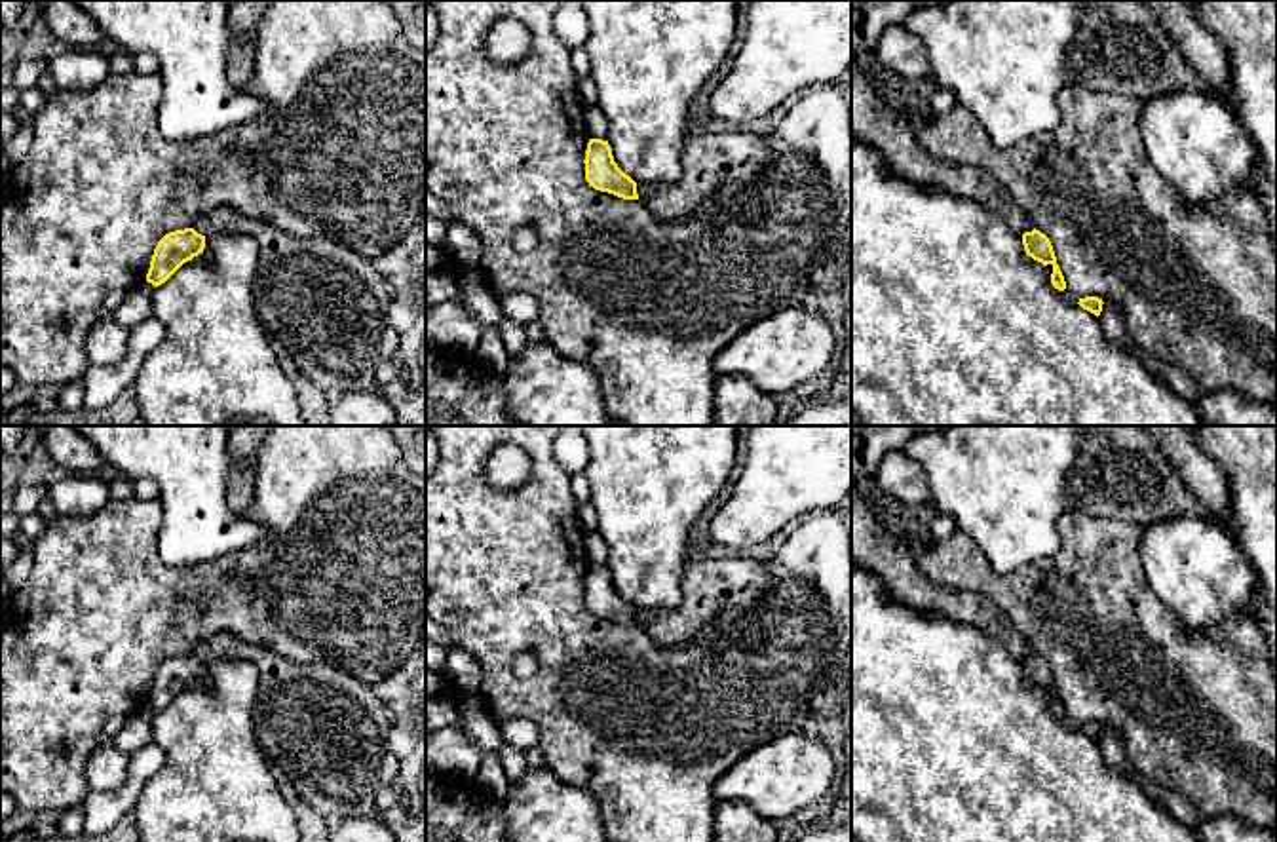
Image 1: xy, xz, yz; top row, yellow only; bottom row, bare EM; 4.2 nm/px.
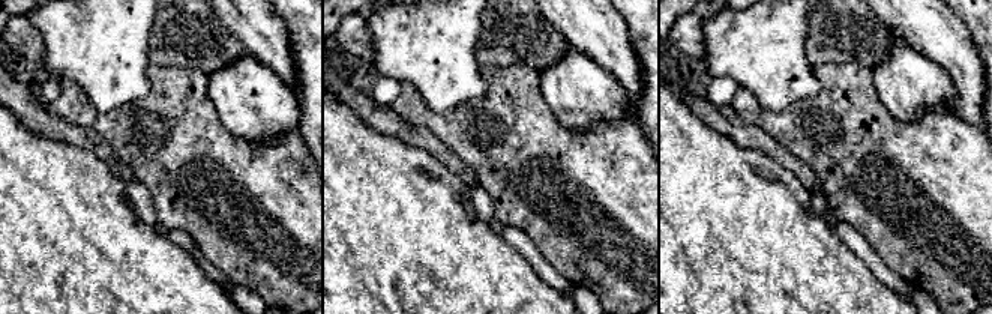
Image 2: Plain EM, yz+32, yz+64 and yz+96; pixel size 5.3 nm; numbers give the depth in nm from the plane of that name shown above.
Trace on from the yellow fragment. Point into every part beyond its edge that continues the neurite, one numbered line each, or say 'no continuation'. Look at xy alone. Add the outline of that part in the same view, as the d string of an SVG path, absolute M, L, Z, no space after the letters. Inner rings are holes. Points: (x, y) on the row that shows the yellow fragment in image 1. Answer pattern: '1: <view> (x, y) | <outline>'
no continuation

